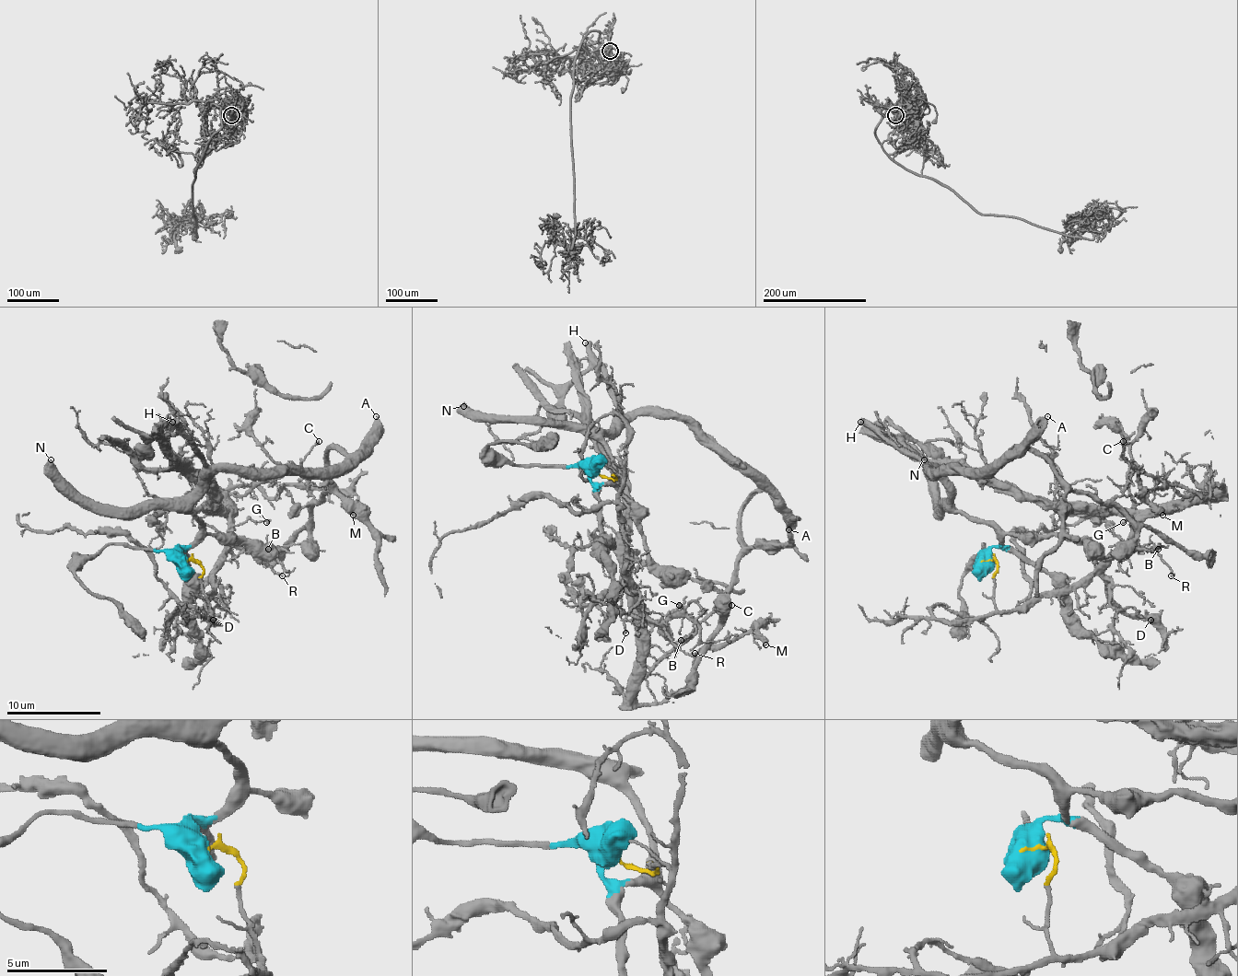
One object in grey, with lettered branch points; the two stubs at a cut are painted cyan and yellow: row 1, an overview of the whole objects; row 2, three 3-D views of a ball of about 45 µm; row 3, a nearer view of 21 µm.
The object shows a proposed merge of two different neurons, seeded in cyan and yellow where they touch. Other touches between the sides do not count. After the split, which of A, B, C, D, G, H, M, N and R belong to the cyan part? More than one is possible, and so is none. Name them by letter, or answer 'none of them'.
A, H, N

